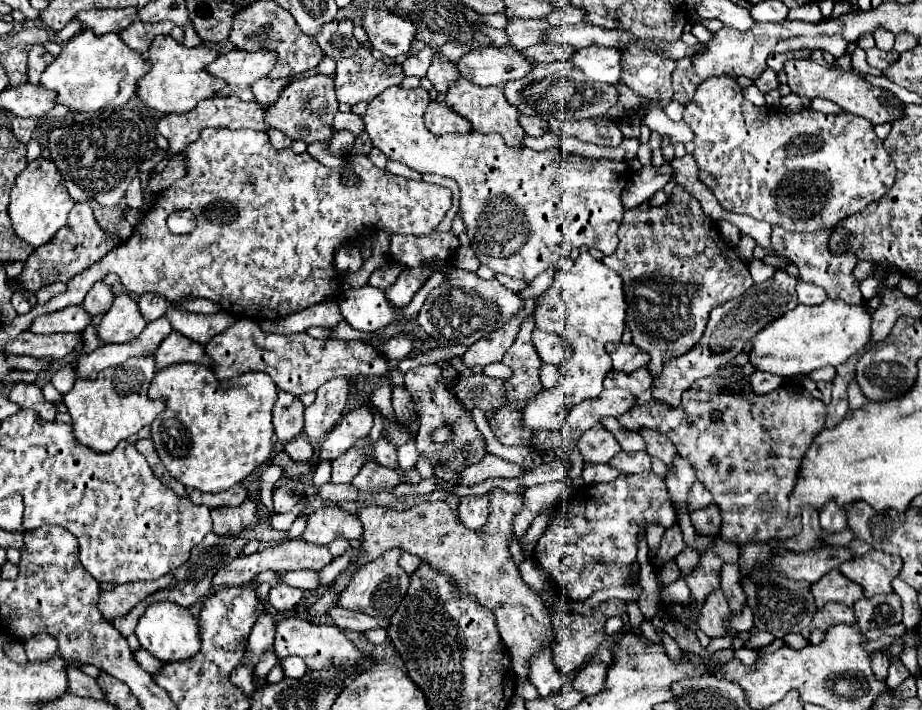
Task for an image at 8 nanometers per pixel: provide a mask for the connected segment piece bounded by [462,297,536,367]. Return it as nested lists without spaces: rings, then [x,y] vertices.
[[[536,297],[526,299],[526,307],[522,307],[522,311],[518,311],[508,323],[504,323],[496,333],[490,333],[488,337],[482,337],[478,343],[474,343],[462,357],[464,357],[464,365],[466,367],[474,367],[474,365],[490,365],[502,359],[502,355],[506,353],[506,349],[514,343],[520,325],[534,313],[536,307]]]

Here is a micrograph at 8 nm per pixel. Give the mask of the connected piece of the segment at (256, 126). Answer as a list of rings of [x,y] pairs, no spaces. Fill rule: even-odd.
[[[210,97],[210,99],[204,99],[202,103],[198,103],[198,107],[194,107],[194,111],[188,111],[186,115],[164,115],[158,121],[156,129],[160,135],[164,135],[168,139],[168,153],[174,155],[174,153],[182,153],[192,141],[196,141],[200,131],[206,127],[266,131],[266,125],[262,123],[262,111],[266,111],[266,107],[258,107],[258,103],[254,103],[254,101],[244,103],[234,97]]]

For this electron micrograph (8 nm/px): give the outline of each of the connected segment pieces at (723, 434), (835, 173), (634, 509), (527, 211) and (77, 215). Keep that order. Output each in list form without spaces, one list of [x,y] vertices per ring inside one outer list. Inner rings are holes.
[[[710,375],[710,379],[700,379],[694,383],[690,391],[686,391],[688,401],[682,399],[680,407],[674,411],[666,411],[666,407],[658,407],[658,403],[650,405],[638,405],[632,411],[618,417],[620,425],[632,431],[638,431],[640,427],[650,427],[662,435],[666,435],[678,449],[678,455],[682,455],[690,465],[696,469],[696,475],[702,483],[706,483],[706,489],[714,495],[714,503],[722,509],[722,529],[720,537],[744,545],[744,543],[758,543],[768,539],[788,539],[792,535],[798,535],[800,519],[788,519],[788,497],[794,489],[796,475],[800,461],[804,453],[808,451],[810,443],[814,441],[814,435],[822,431],[826,423],[826,405],[813,397],[803,386],[788,382],[781,385],[768,395],[738,395],[732,397],[724,389],[720,389],[720,377]],[[764,503],[776,503],[776,513],[762,513]]]
[[[710,77],[704,83],[698,85],[698,91],[694,93],[694,97],[690,99],[690,103],[684,107],[684,121],[686,125],[692,129],[694,133],[694,159],[698,163],[700,169],[700,181],[710,189],[710,193],[718,199],[718,203],[722,205],[722,209],[730,211],[730,213],[740,213],[740,215],[750,215],[754,219],[766,221],[772,227],[782,227],[786,231],[792,233],[816,233],[820,229],[832,229],[838,221],[862,211],[868,203],[878,201],[894,183],[896,177],[896,167],[890,159],[890,155],[886,153],[886,149],[882,147],[882,139],[878,139],[874,135],[872,123],[866,123],[866,119],[858,117],[858,115],[850,115],[850,113],[838,113],[838,115],[826,115],[820,111],[812,111],[812,109],[802,109],[798,113],[782,113],[780,109],[772,109],[772,107],[756,107],[750,101],[744,99],[740,85],[736,83],[736,79],[728,79],[728,77]]]
[[[644,471],[638,475],[624,475],[612,483],[580,487],[574,497],[570,497],[568,501],[552,509],[552,521],[542,533],[534,549],[534,559],[554,579],[554,587],[558,589],[558,593],[570,595],[570,599],[574,601],[584,601],[592,597],[592,593],[598,589],[604,589],[610,585],[616,585],[616,587],[628,585],[632,577],[632,563],[636,561],[638,531],[652,521],[660,525],[672,525],[674,515],[676,513],[670,505],[666,483],[662,477],[658,477],[652,471]]]
[[[394,85],[372,99],[364,113],[366,133],[370,135],[376,149],[388,159],[400,161],[420,173],[436,173],[454,179],[460,187],[460,217],[470,237],[470,247],[482,265],[488,265],[494,273],[504,273],[516,279],[532,281],[544,269],[556,261],[568,257],[574,249],[594,247],[604,255],[612,255],[618,247],[618,227],[622,223],[620,193],[630,181],[628,161],[590,159],[552,147],[546,151],[532,151],[528,147],[510,147],[498,133],[476,133],[466,135],[440,135],[434,137],[424,127],[424,111],[430,103],[426,89],[404,89]]]
[[[76,203],[68,215],[68,221],[66,225],[54,235],[54,239],[50,239],[50,243],[38,247],[26,261],[26,267],[20,275],[20,281],[22,285],[30,291],[30,293],[36,293],[40,287],[44,285],[50,285],[54,281],[64,281],[68,283],[74,275],[86,271],[88,267],[92,267],[98,259],[102,259],[108,251],[114,249],[114,245],[118,245],[120,241],[116,239],[114,233],[104,233],[94,215],[92,215],[92,209],[88,203]]]

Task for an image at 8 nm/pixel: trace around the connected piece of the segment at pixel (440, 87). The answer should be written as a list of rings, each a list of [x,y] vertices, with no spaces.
[[[434,49],[434,63],[428,67],[426,77],[432,81],[438,93],[444,93],[448,83],[452,83],[452,79],[458,77],[458,67],[456,63],[450,63],[444,55],[440,55],[438,49]]]

